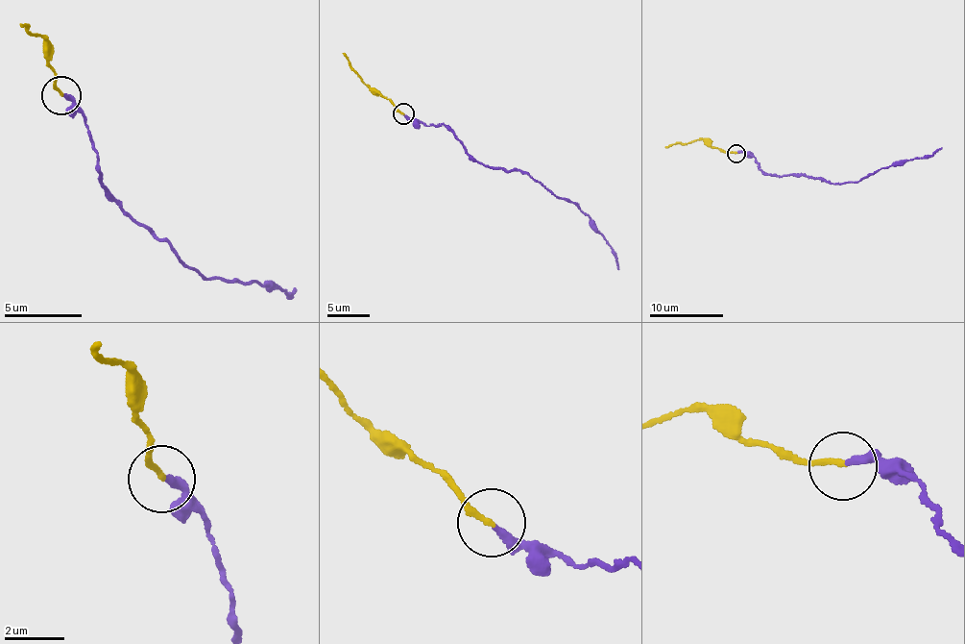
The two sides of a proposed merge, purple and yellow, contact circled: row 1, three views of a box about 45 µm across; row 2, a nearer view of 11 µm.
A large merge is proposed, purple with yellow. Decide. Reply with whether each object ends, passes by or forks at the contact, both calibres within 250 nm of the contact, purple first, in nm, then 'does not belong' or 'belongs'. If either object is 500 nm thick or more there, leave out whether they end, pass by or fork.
purple ends | yellow ends | 220/190 nm | does not belong

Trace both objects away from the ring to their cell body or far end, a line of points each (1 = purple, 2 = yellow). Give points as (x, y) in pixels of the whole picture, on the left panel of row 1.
1: (61, 96), (82, 112), (116, 203), (169, 239), (180, 260), (209, 277), (278, 287), (288, 299), (294, 289)
2: (61, 96), (56, 85), (44, 37), (18, 24)

